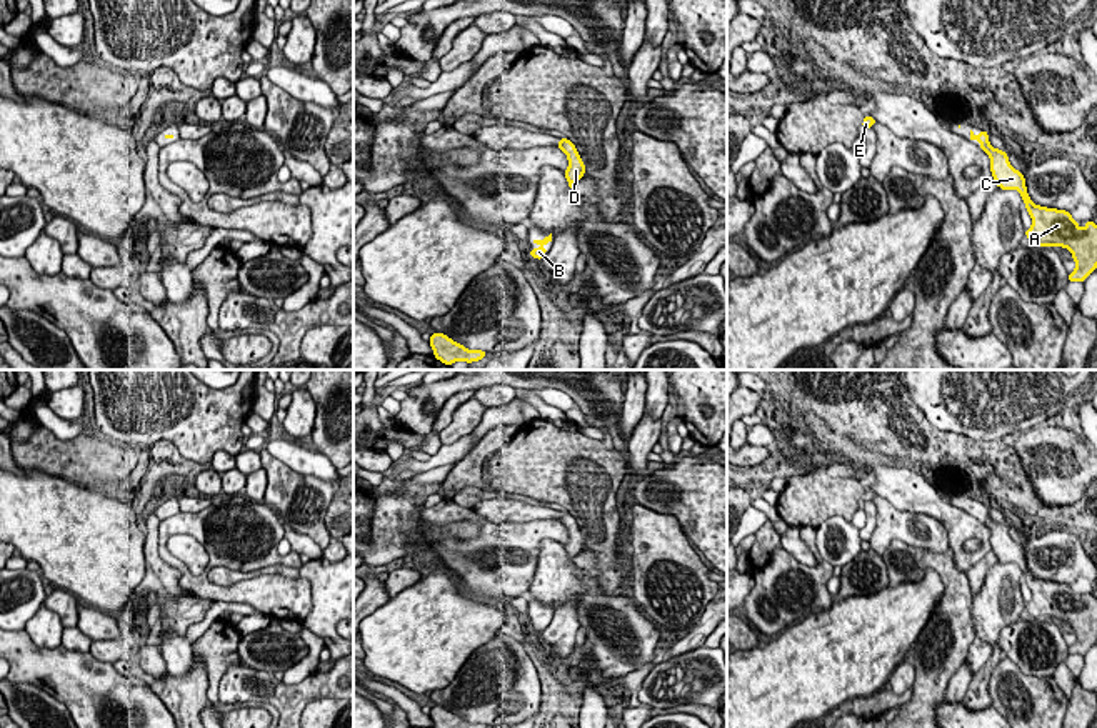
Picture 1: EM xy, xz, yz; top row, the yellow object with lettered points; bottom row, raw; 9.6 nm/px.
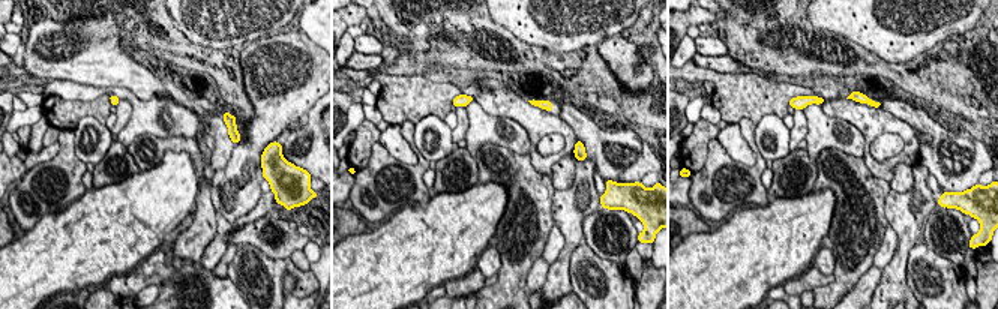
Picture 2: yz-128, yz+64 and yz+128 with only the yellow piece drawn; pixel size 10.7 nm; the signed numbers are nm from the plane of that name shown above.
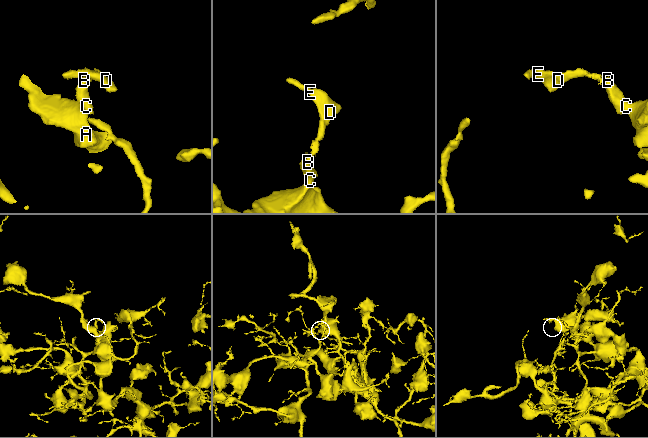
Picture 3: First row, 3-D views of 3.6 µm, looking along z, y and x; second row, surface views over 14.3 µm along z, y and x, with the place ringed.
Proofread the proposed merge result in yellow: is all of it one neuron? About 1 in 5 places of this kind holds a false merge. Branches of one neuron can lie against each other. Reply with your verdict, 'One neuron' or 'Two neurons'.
One neuron

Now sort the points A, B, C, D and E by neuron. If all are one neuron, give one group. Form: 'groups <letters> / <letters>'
groups A B C D E

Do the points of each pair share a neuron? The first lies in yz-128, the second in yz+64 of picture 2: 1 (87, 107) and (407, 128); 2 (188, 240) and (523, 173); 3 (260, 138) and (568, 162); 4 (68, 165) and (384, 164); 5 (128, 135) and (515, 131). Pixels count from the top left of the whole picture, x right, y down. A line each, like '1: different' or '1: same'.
1: different
2: same
3: different
4: same
5: same

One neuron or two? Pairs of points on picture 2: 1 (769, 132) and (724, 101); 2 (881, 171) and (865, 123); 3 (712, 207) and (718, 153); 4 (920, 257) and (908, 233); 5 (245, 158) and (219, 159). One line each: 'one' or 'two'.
1: two
2: one
3: one
4: two
5: two

